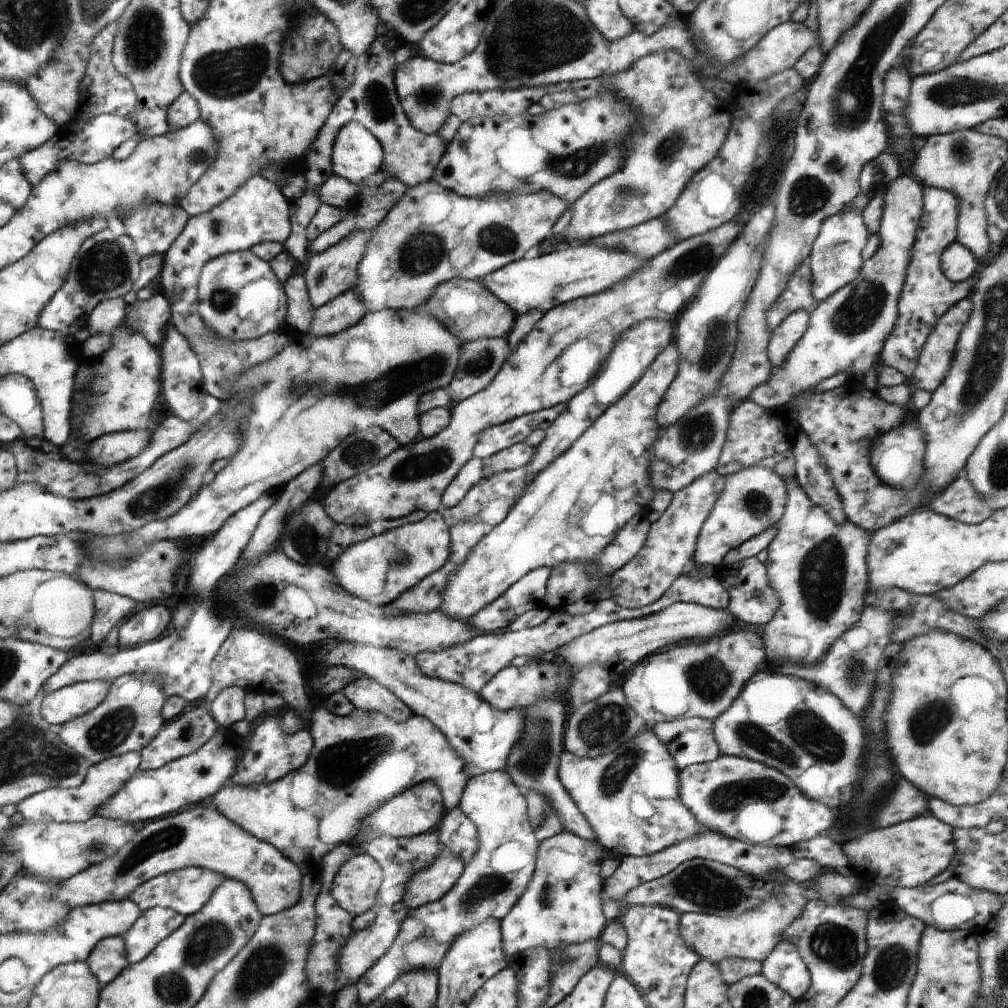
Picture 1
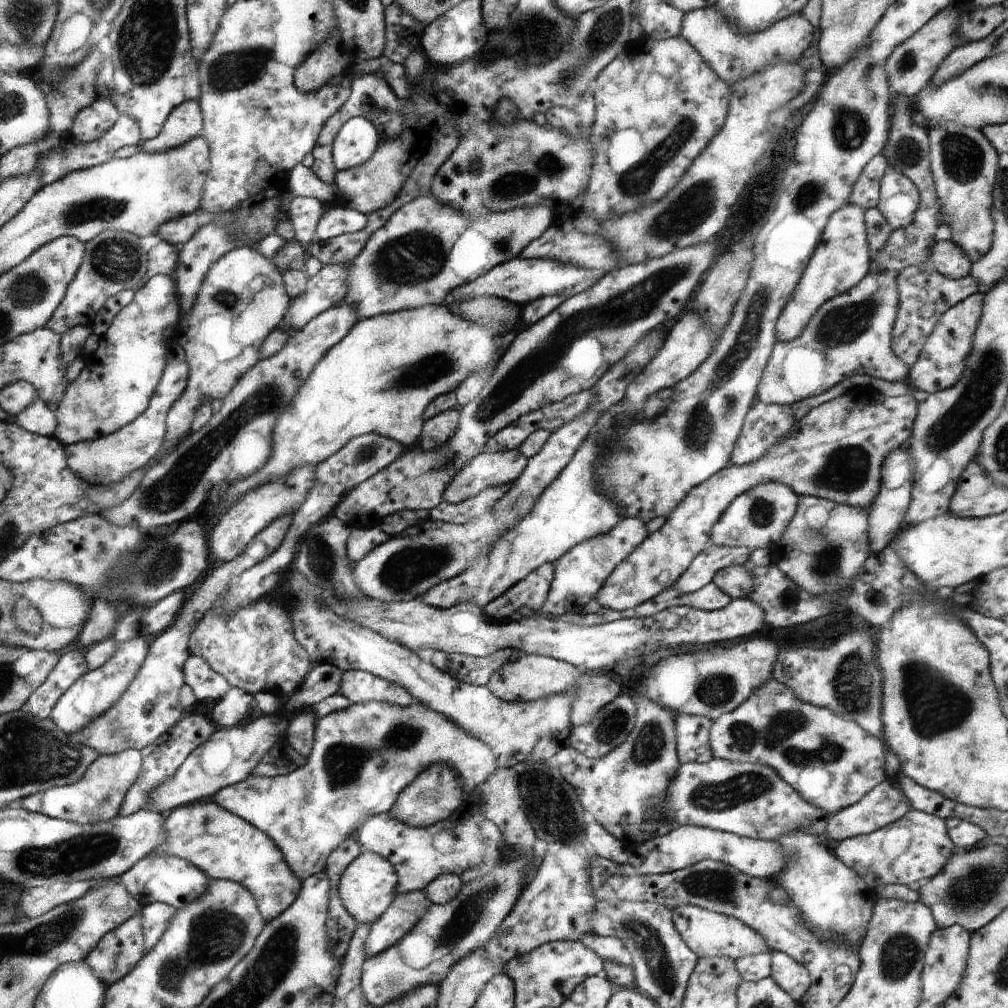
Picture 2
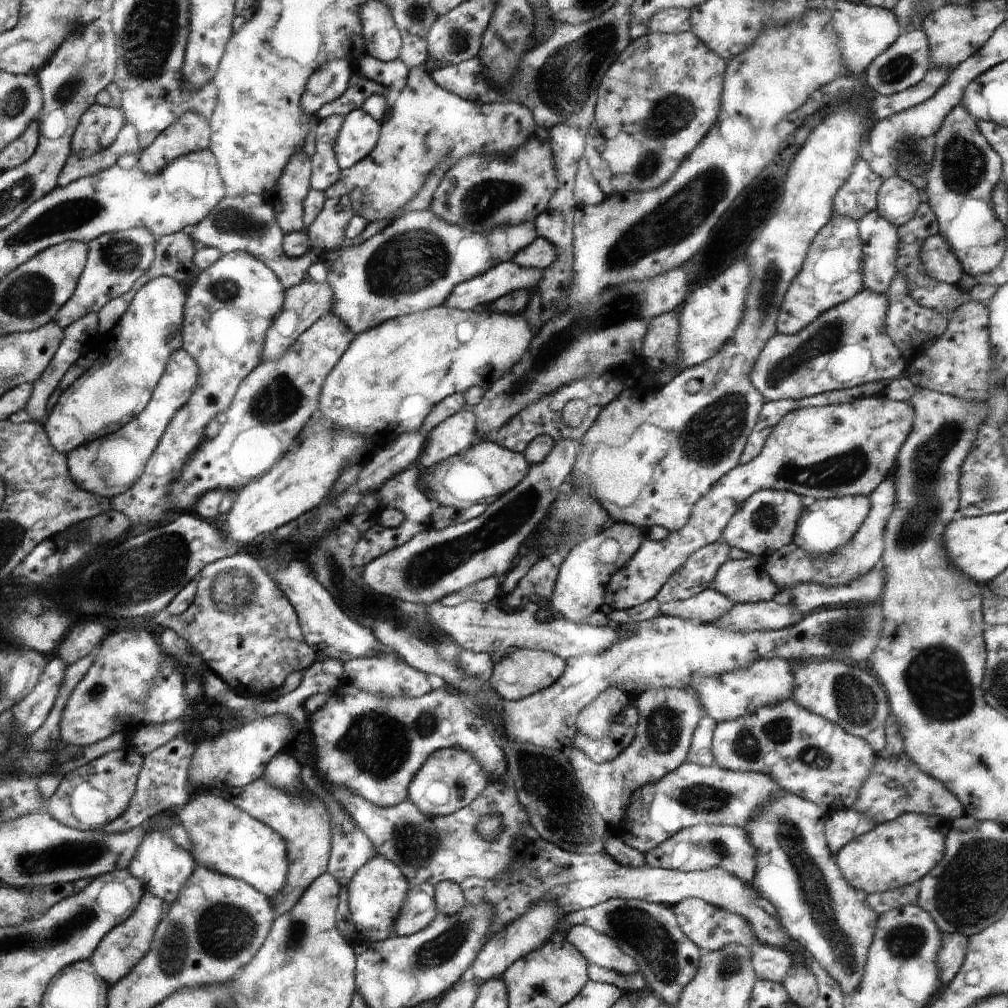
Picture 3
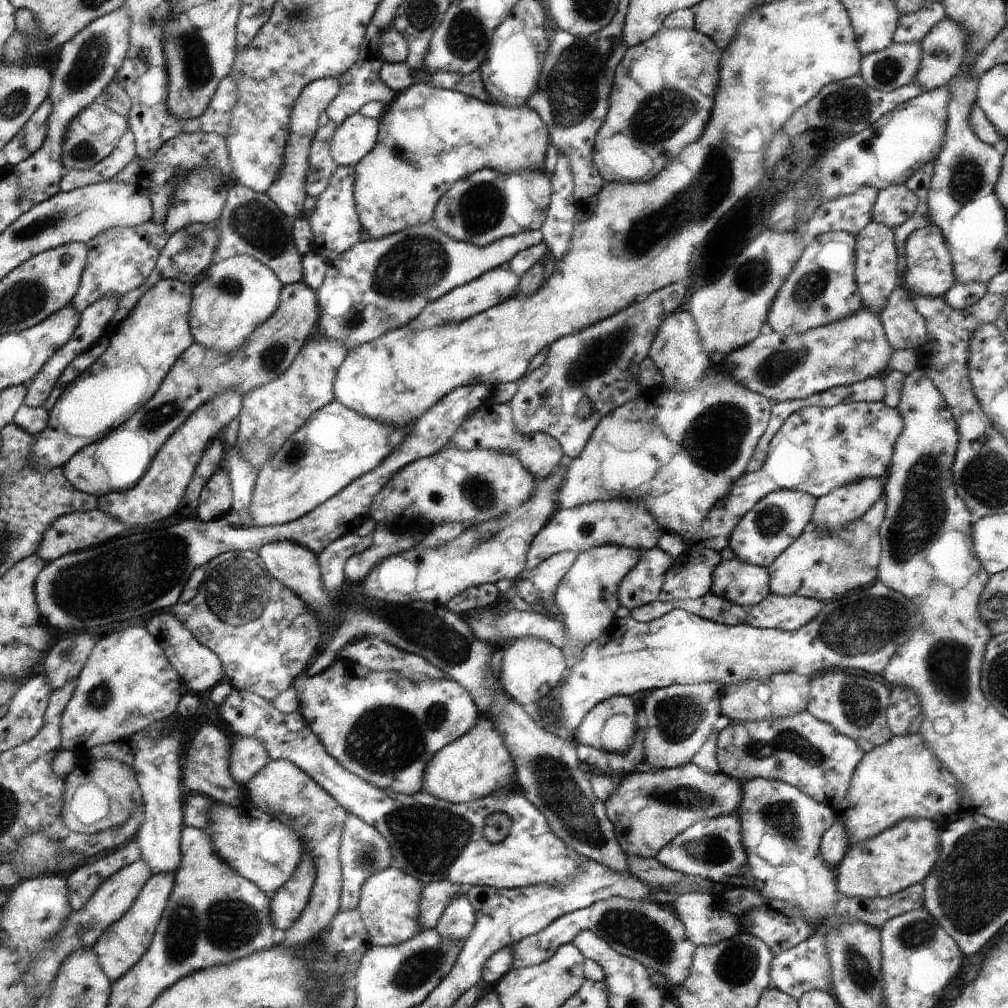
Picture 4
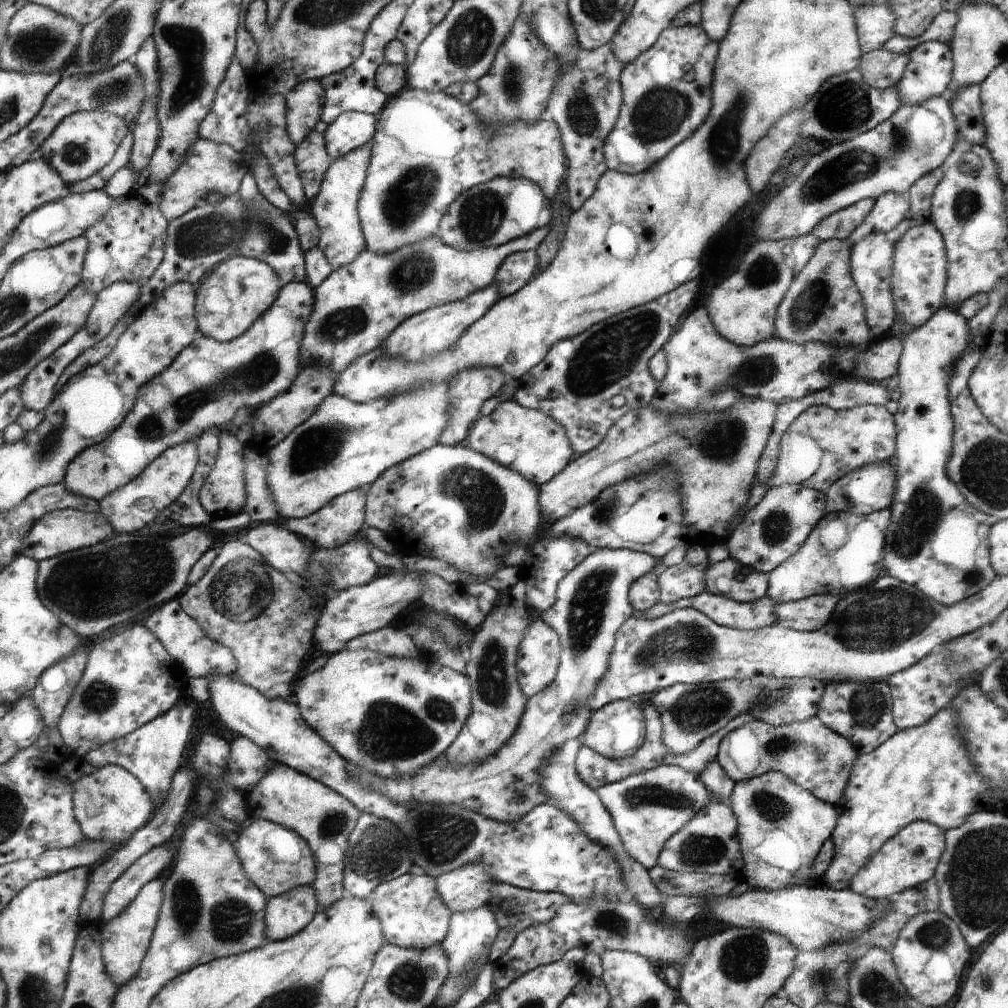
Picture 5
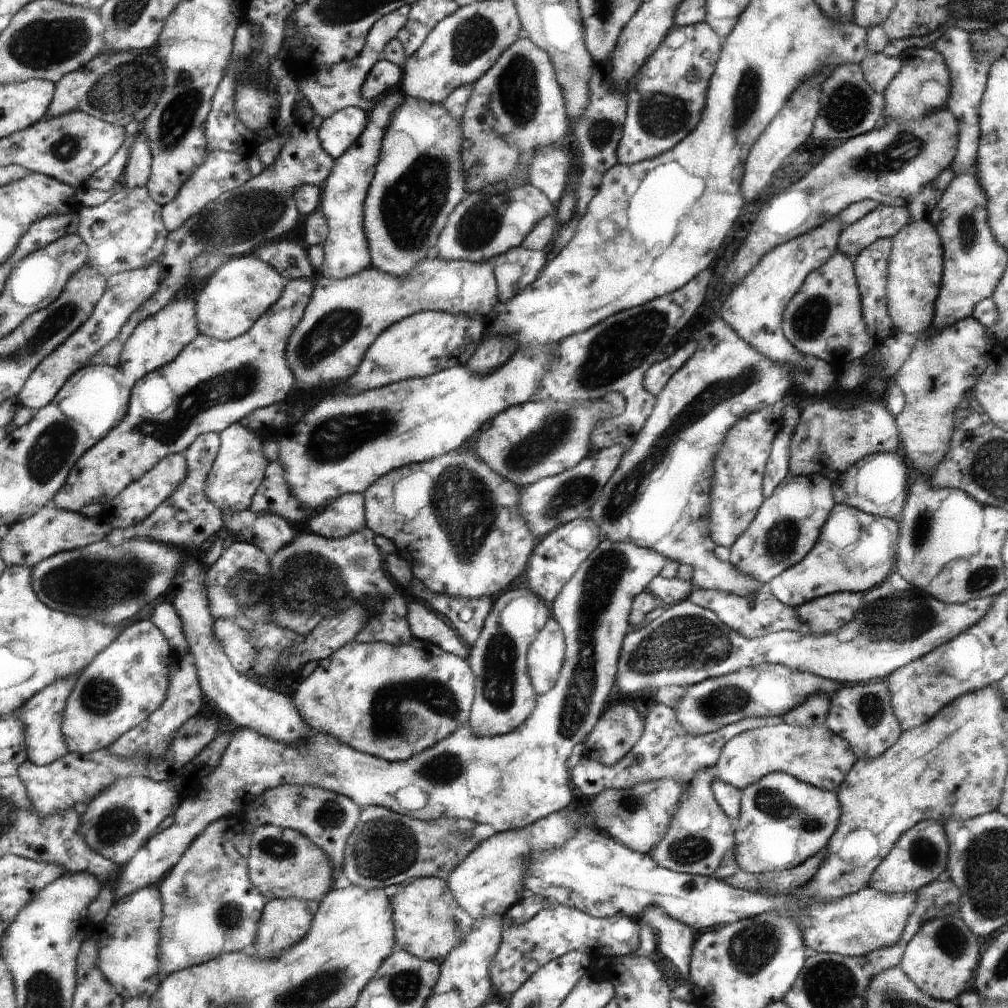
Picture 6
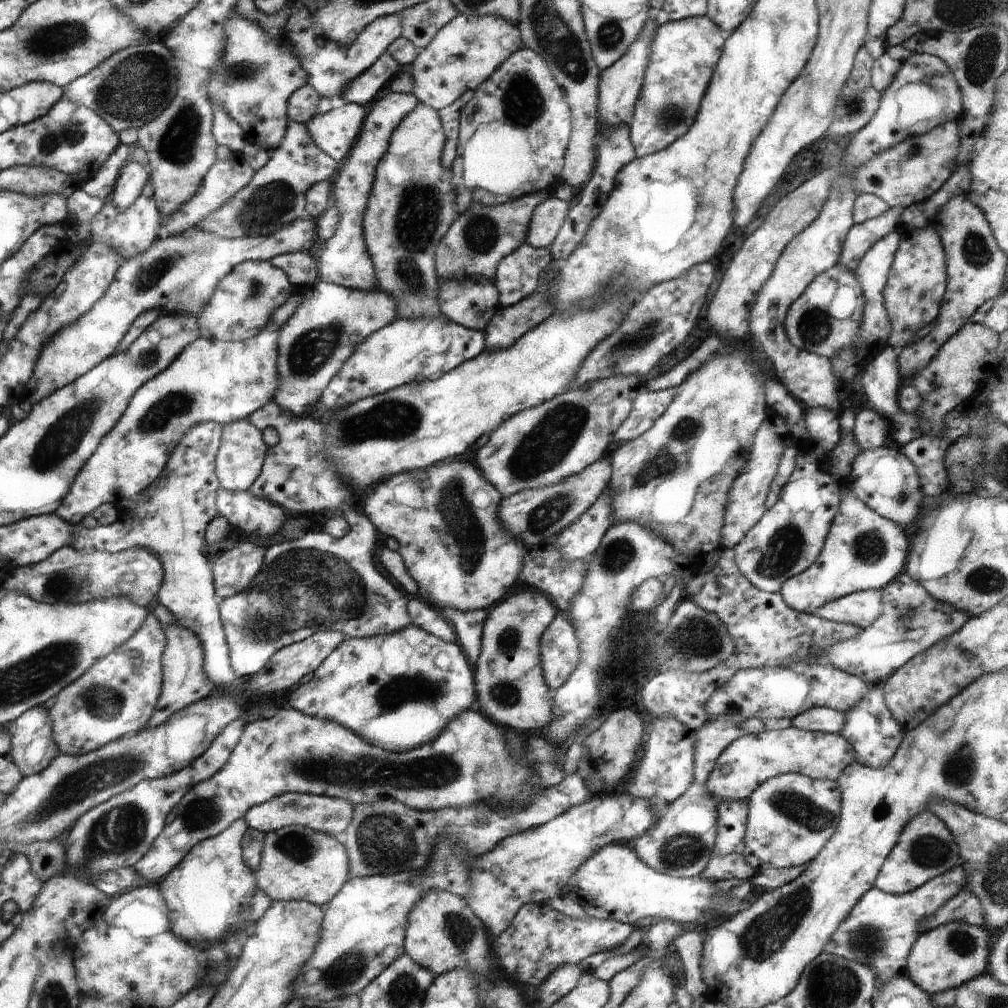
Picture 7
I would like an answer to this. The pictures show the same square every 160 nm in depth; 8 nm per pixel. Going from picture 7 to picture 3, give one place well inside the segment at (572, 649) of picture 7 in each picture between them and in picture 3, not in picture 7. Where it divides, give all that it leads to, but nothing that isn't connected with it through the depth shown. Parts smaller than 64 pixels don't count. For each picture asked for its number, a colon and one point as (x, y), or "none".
3: (522, 673)
4: (530, 667)
5: (541, 652)
6: (547, 659)

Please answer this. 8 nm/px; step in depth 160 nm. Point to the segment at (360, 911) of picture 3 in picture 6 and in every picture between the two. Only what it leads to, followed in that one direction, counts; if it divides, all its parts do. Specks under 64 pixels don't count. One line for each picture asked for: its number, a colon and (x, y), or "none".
4: (390, 901)
5: (413, 914)
6: (429, 923)

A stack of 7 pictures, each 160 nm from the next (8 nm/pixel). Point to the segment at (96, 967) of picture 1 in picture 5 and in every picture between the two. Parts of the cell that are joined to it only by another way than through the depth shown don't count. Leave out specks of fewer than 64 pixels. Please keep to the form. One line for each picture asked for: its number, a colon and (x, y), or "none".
2: (117, 953)
3: (125, 946)
4: (122, 945)
5: (125, 939)

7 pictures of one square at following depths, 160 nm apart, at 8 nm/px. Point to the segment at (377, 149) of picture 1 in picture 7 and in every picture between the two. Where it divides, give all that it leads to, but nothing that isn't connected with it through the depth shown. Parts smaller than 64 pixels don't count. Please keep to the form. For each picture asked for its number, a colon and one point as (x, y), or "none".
2: (357, 140)
3: (357, 138)
4: (352, 140)
5: (351, 130)
6: (337, 133)
7: (335, 131)

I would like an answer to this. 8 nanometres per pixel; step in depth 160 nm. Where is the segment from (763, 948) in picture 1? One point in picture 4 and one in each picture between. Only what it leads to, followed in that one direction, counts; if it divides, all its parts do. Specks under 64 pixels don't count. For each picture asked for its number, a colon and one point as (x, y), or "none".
2: (708, 934)
3: (711, 927)
4: (706, 925)

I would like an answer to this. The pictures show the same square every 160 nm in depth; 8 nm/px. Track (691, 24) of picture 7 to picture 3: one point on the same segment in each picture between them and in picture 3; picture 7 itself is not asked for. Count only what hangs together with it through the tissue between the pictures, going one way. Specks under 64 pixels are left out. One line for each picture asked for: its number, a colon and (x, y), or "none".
3: (656, 101)
4: (663, 90)
5: (666, 93)
6: (665, 100)

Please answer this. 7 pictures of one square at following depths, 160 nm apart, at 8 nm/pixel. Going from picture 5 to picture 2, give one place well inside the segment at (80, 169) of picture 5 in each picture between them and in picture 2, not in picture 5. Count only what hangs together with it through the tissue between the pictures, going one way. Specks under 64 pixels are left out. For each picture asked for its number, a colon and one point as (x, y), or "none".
2: (91, 122)
3: (99, 127)
4: (95, 133)

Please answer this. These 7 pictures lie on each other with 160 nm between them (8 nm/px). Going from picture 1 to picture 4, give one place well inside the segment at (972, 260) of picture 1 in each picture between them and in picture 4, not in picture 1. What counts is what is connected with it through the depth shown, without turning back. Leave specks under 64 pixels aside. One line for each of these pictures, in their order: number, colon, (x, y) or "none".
2: (950, 260)
3: (939, 261)
4: (929, 272)

